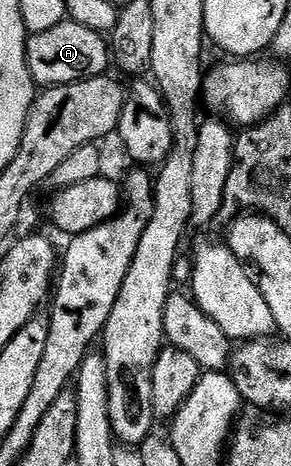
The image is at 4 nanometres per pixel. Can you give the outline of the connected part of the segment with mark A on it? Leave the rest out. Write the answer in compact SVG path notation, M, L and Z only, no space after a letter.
M65 21L45 32L29 34L26 57L33 81L47 89L105 74L110 67L110 43L105 36L94 33L94 29Z

